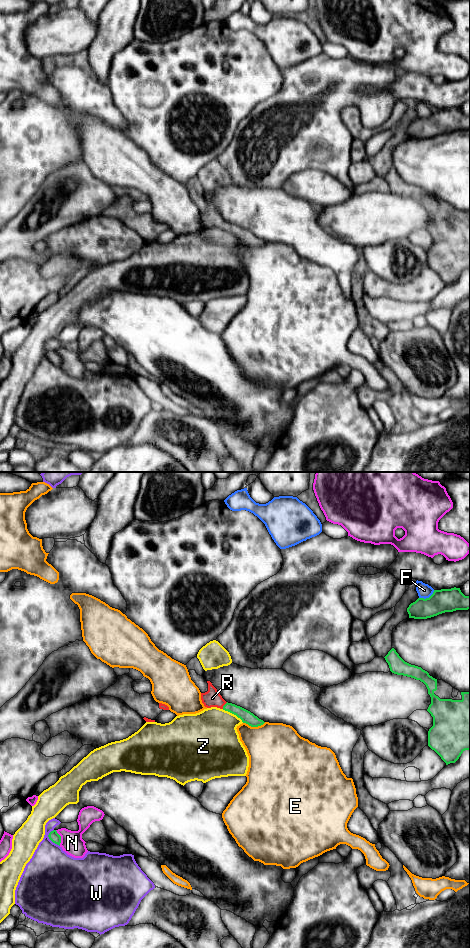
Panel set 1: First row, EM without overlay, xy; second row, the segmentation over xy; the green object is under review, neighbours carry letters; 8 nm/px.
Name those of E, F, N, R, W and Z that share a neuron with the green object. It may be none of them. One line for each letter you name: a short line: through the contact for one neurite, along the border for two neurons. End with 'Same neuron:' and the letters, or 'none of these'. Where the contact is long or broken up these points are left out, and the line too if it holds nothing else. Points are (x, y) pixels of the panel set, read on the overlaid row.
R: line xy (246, 716), (224, 705), (212, 698)
Same neuron: R

